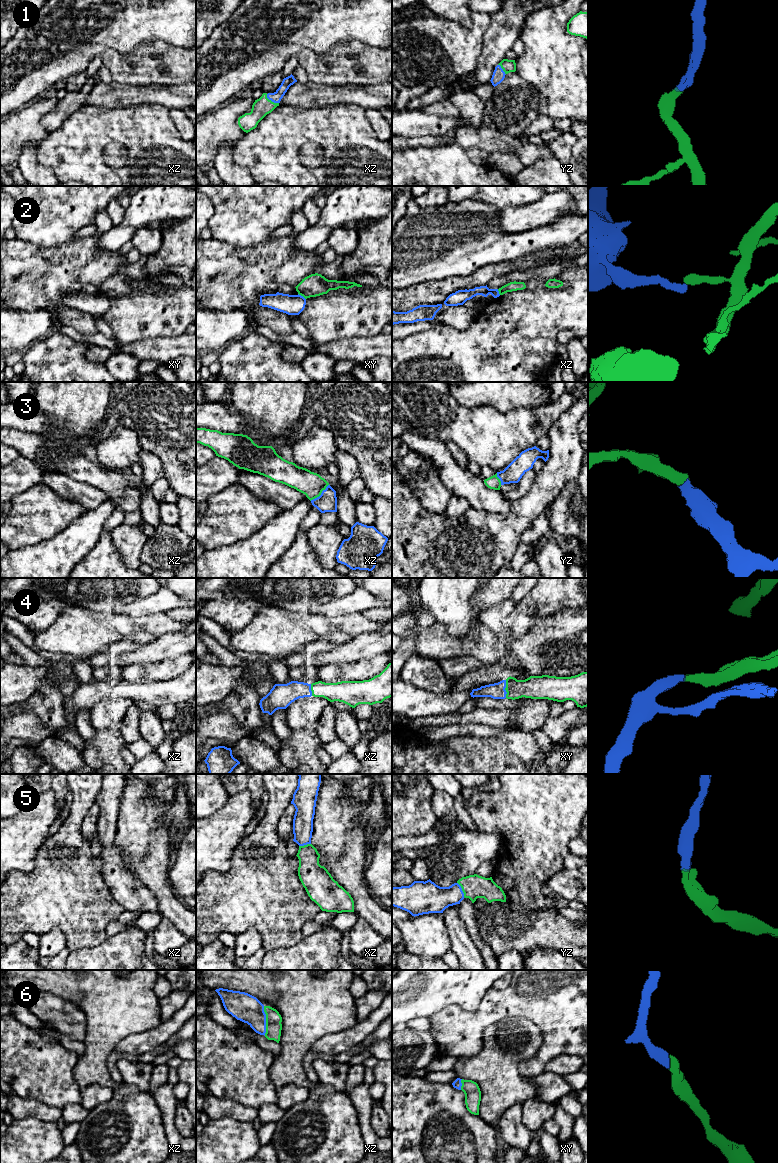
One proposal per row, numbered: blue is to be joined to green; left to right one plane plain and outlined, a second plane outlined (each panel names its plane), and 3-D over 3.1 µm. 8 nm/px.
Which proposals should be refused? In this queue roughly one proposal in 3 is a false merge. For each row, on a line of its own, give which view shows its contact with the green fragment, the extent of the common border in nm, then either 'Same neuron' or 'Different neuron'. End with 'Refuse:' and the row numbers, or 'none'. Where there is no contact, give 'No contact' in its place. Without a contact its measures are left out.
1: Touches green in xz. Shared border 130 nm. Same neuron
2: Touches green in xy. Shared border 80 nm. Different neuron
3: Touches green in xz. Shared border 200 nm. Same neuron
4: Touches green in xy. Shared border 140 nm. Same neuron
5: Touches green in yz. Shared border 130 nm. Same neuron
6: Touches green in xz. Shared border 240 nm. Same neuron
Refuse: 2

